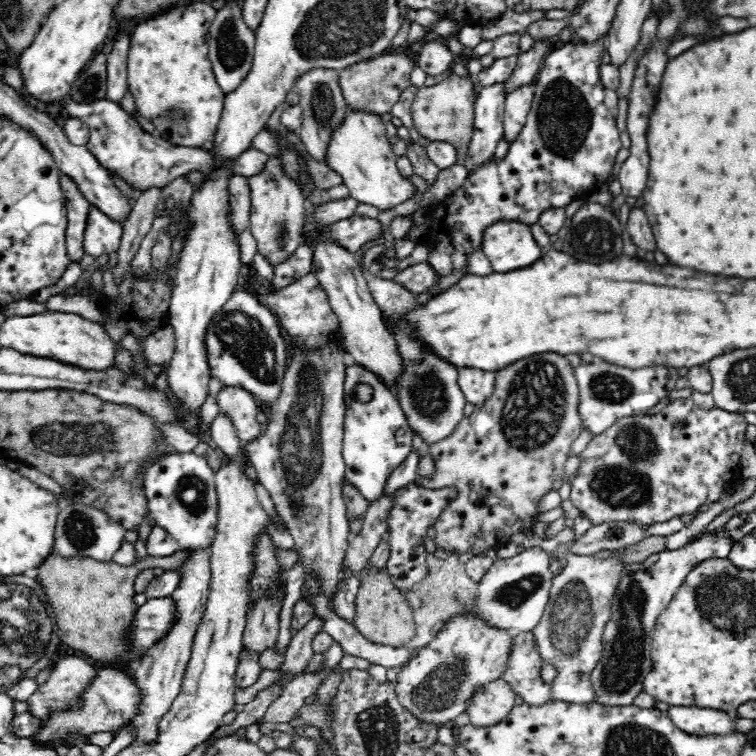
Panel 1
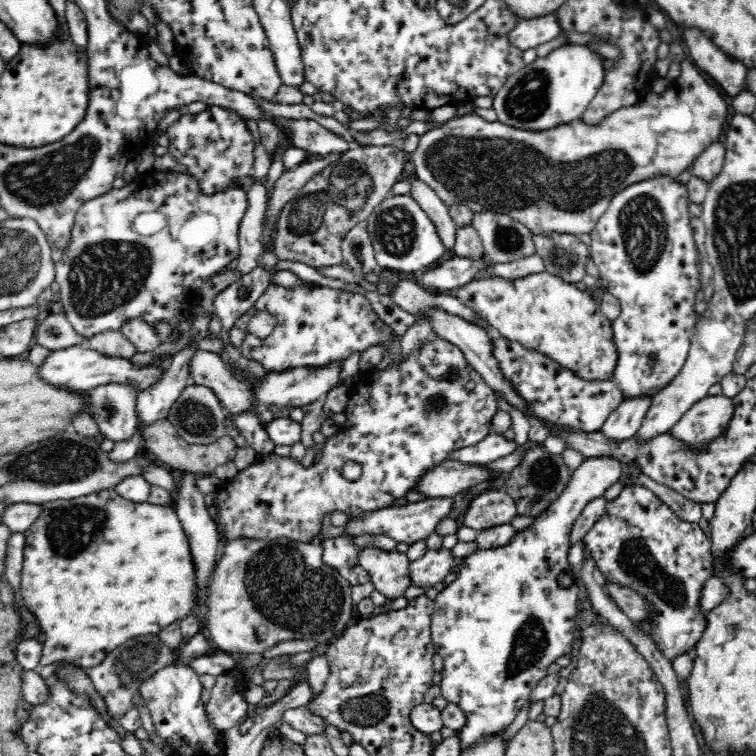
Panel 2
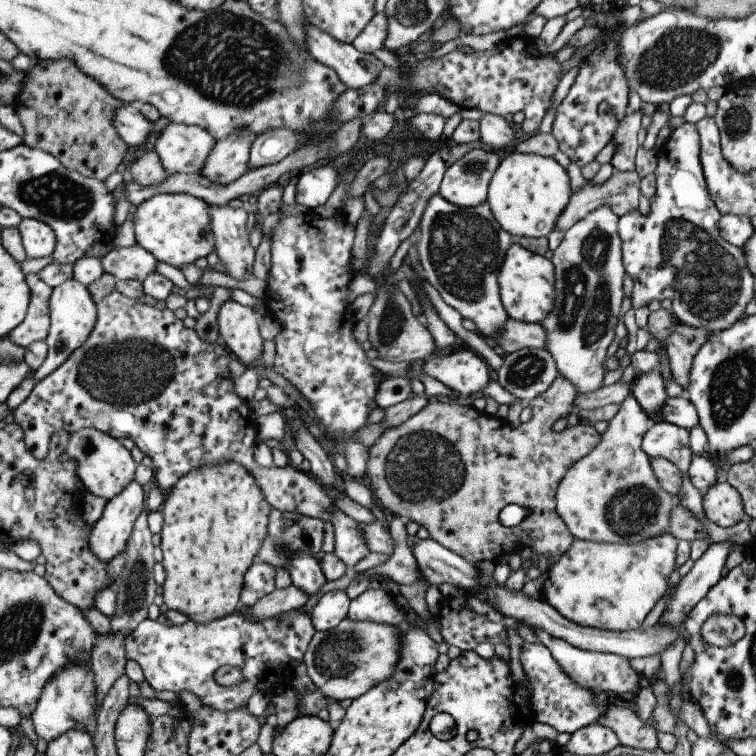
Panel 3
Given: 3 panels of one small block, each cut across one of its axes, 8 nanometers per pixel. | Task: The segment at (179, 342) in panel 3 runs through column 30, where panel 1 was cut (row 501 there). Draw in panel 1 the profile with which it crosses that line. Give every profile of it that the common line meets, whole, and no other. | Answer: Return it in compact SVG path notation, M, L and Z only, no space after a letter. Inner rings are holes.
M417 482L410 483L405 487L393 492L392 510L388 514L388 532L383 540L390 545L390 556L385 568L388 569L388 577L392 585L400 592L412 591L413 587L427 576L426 537L427 530L440 517L450 501L456 499L454 487L444 487L438 490L422 487Z

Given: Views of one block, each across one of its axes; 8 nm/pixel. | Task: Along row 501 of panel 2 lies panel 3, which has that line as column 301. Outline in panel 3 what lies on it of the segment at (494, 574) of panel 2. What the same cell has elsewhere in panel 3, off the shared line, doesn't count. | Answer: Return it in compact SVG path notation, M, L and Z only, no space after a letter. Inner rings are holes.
M297 555L289 561L286 570L290 574L293 586L301 589L308 598L316 596L327 582L322 573L319 558Z

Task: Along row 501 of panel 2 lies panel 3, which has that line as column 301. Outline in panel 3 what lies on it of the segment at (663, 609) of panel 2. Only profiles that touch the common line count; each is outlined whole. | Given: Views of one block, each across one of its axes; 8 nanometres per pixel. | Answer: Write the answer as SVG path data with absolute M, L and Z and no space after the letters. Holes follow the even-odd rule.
M240 606L233 614L208 623L197 624L189 619L184 625L164 626L160 621L144 620L124 640L125 658L140 665L145 682L158 693L171 691L180 695L187 690L194 693L202 705L223 712L247 706L249 697L268 674L280 674L282 670L290 677L294 668L303 662L316 631L310 613L300 609L264 621L244 617L242 609ZM227 666L241 671L242 683L222 687L215 682L214 674Z

